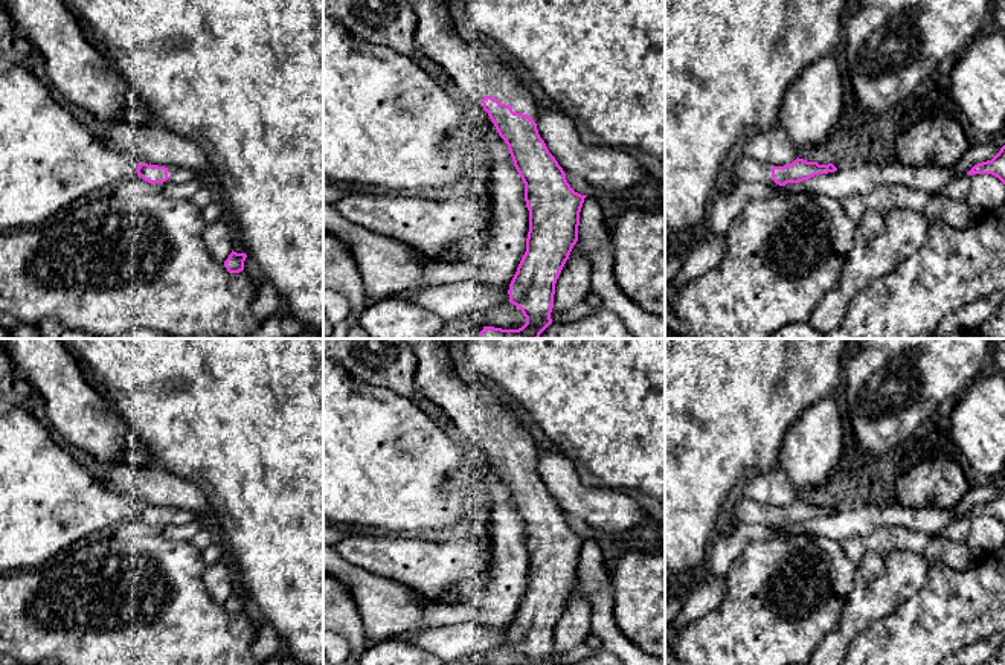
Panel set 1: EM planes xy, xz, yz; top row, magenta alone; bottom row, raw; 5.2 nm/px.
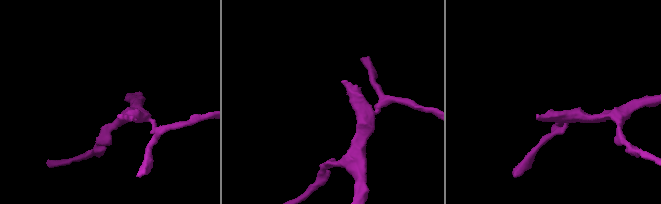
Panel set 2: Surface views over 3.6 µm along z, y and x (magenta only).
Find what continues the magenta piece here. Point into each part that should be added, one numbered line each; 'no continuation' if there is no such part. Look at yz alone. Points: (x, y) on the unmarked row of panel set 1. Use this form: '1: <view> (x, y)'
1: yz (748, 511)

